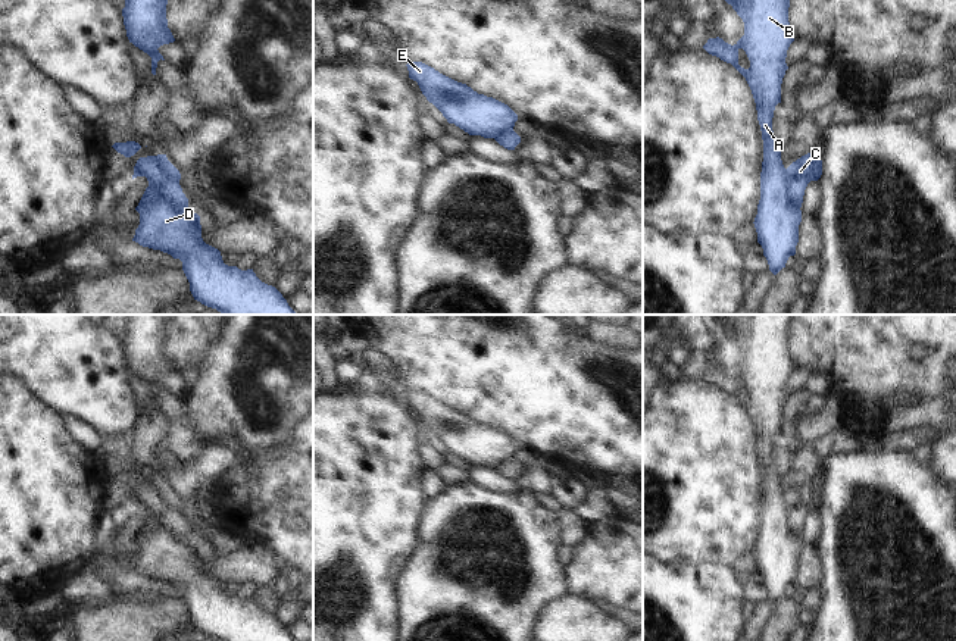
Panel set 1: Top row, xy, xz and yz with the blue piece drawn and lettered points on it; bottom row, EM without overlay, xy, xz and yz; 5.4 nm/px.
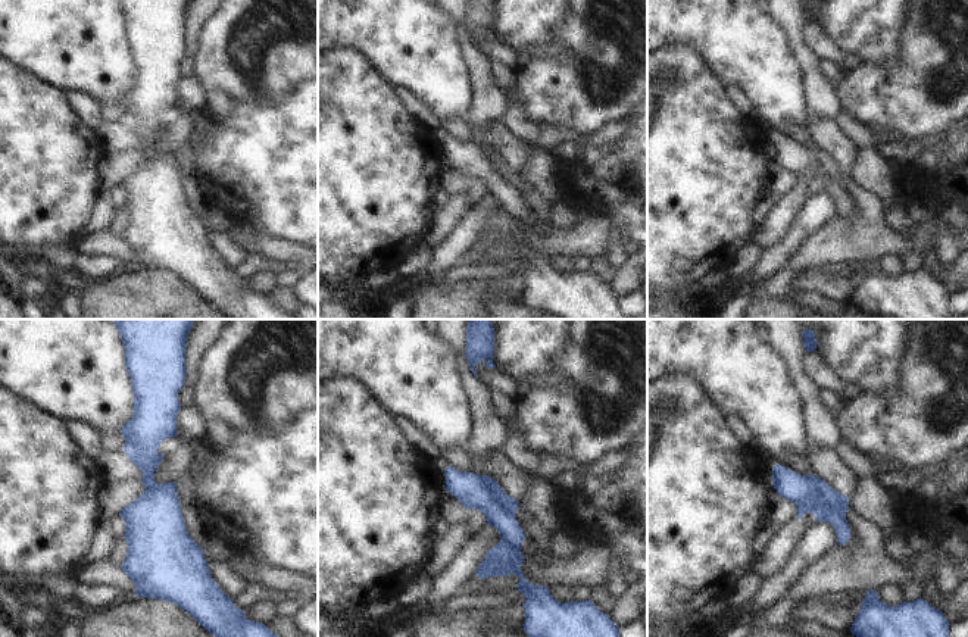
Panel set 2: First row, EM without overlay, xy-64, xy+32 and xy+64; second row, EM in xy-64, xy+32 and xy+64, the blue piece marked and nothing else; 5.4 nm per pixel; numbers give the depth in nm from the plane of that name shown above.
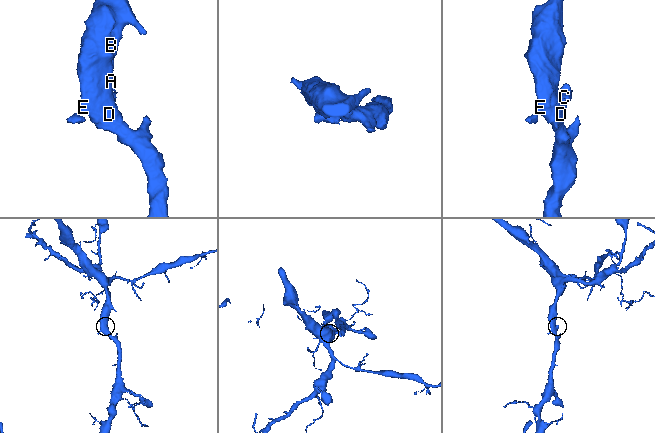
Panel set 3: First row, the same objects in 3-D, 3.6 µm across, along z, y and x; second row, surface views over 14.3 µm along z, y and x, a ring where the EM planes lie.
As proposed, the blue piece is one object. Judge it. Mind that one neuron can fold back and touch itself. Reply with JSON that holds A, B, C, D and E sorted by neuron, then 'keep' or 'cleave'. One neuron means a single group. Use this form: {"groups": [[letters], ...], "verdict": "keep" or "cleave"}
{"groups": [["A", "B", "D", "E"], ["C"]], "verdict": "cleave"}

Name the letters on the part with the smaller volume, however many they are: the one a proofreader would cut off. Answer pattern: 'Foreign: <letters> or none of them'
Foreign: C

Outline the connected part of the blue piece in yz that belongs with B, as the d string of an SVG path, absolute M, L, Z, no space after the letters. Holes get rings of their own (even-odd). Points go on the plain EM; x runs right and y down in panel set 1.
M719 315L716 319L743 348L744 365L734 375L719 366L709 368L703 378L731 393L746 407L756 432L763 491L760 529L753 553L769 600L777 604L788 587L796 584L802 551L802 540L788 525L781 476L772 460L774 440L781 432L781 413L788 398L787 379L794 370L788 351L791 315ZM740 378L750 390L749 398L738 394Z

